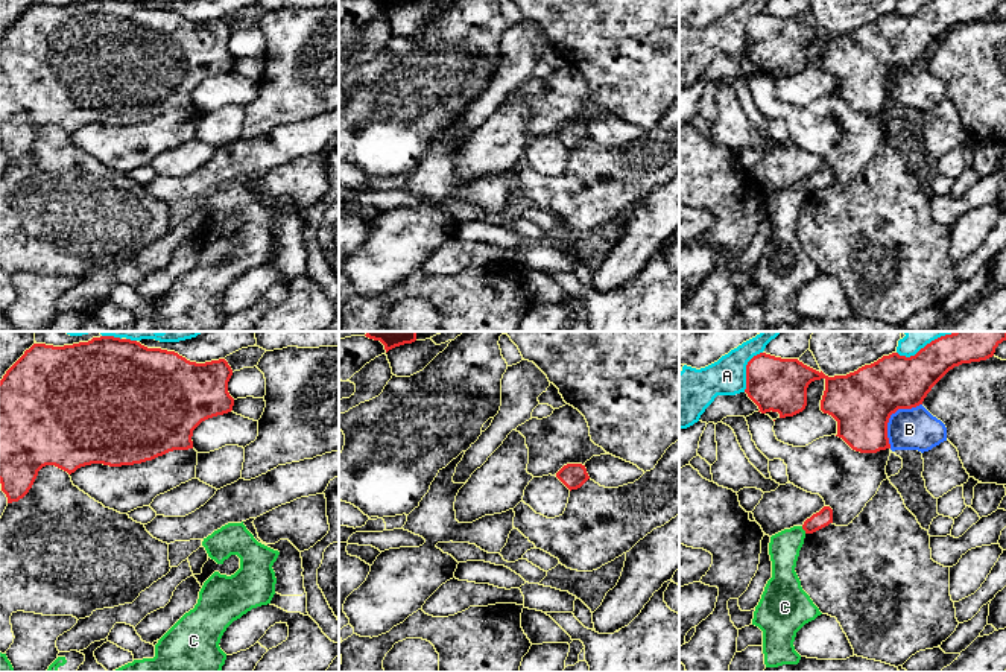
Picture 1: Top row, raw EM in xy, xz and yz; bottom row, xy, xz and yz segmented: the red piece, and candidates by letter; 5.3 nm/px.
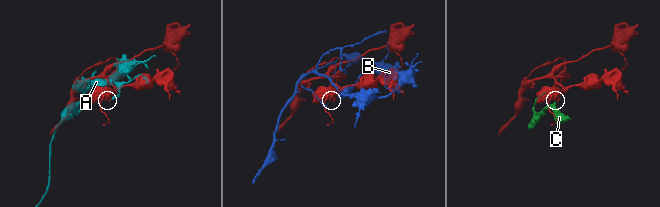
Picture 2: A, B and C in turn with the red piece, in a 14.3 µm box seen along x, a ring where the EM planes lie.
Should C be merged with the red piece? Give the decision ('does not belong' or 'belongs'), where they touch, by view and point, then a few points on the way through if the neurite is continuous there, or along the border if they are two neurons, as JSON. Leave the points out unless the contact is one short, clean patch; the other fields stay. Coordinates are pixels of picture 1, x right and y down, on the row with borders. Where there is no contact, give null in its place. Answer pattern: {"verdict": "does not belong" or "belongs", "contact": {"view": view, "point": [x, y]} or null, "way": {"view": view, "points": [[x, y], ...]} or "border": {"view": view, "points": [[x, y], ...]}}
{"verdict": "does not belong", "contact": {"view": "yz", "point": [803, 528]}, "border": {"view": "yz", "points": [[801, 526], [806, 532]]}}

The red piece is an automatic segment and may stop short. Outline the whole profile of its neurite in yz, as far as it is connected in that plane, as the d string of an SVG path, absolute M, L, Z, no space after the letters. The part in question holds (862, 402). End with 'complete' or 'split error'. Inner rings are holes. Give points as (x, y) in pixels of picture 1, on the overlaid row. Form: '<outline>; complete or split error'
M954 331L941 336L915 356L898 353L883 356L846 376L828 377L798 359L781 359L766 353L754 356L746 365L748 397L758 406L758 412L778 412L780 418L793 417L807 406L807 388L815 380L825 380L821 410L837 421L837 435L853 450L877 453L891 449L887 423L898 409L912 409L922 404L932 388L954 366L980 362L994 356L995 348L1006 341L1006 331Z; complete

